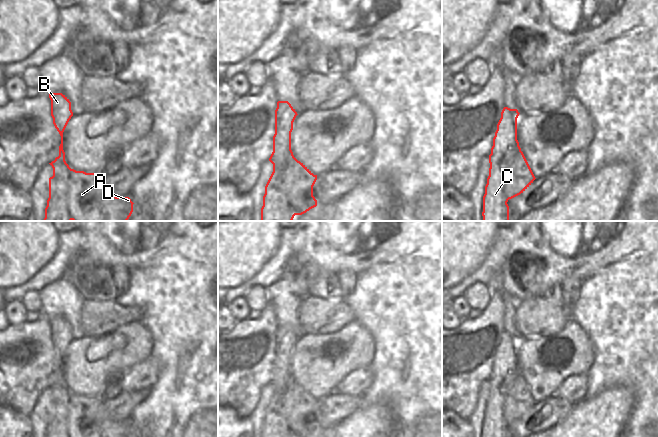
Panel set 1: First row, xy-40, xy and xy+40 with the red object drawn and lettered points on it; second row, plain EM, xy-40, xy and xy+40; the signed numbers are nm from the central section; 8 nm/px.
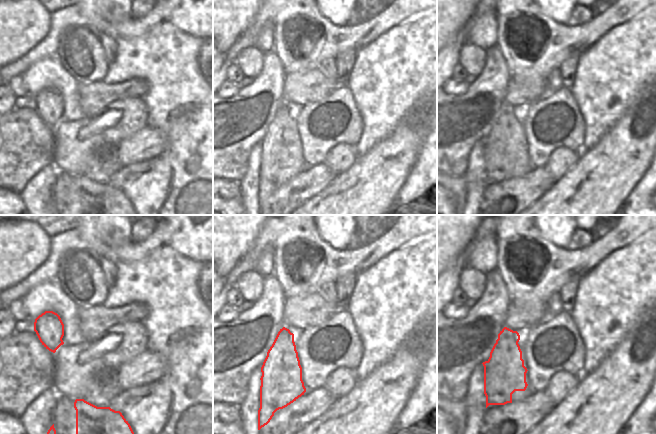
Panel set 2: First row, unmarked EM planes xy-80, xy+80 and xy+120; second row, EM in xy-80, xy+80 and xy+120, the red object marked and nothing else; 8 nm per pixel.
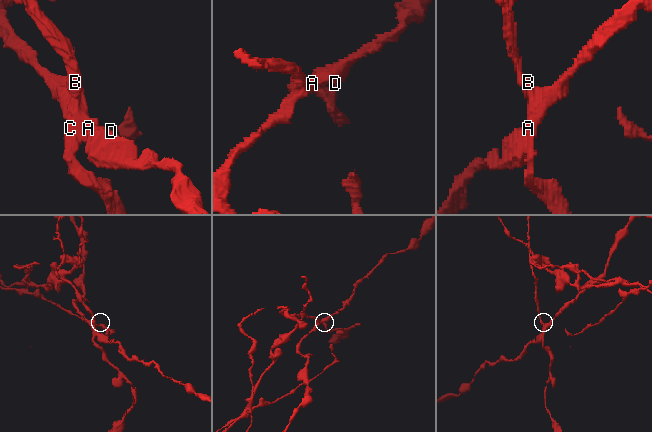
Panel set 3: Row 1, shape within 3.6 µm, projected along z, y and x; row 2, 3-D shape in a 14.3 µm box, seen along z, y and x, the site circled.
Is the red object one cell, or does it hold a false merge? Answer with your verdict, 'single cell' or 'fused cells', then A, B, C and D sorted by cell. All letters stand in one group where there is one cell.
fused cells | A D / B C

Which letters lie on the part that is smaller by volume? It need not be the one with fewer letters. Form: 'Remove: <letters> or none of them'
Remove: B, C

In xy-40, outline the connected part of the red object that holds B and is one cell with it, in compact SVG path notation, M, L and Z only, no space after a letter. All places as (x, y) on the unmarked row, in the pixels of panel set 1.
M49 317L51 324L51 340L53 348L61 360L59 380L49 387L53 392L53 400L49 402L49 422L45 437L69 437L67 433L67 415L71 392L65 385L63 374L63 356L73 340L71 326L62 317Z

